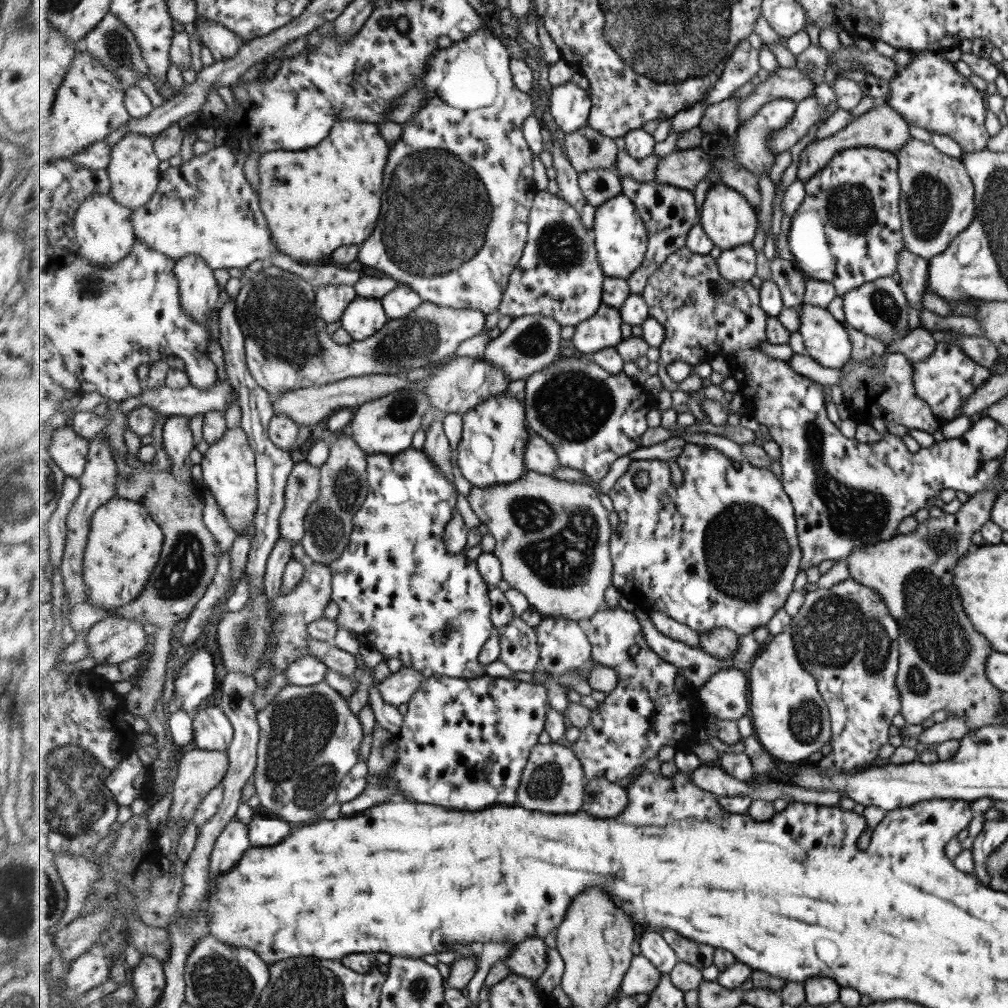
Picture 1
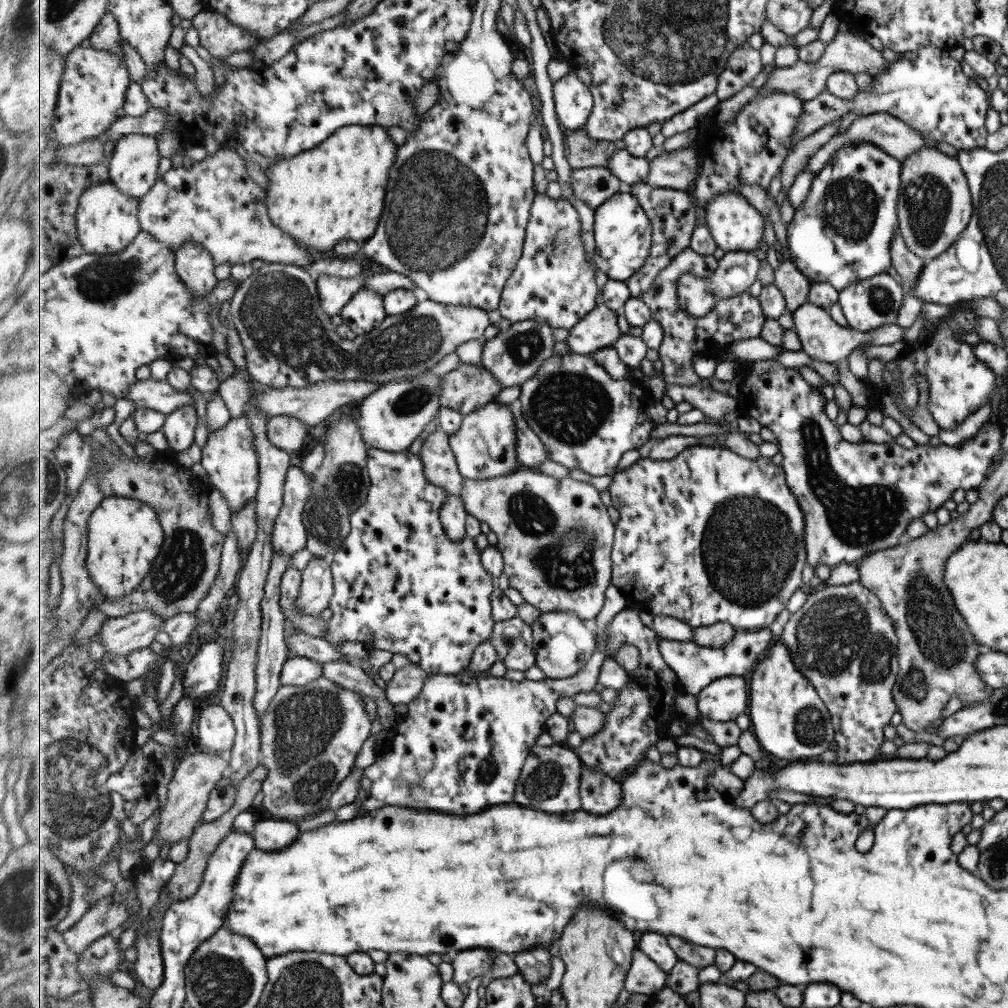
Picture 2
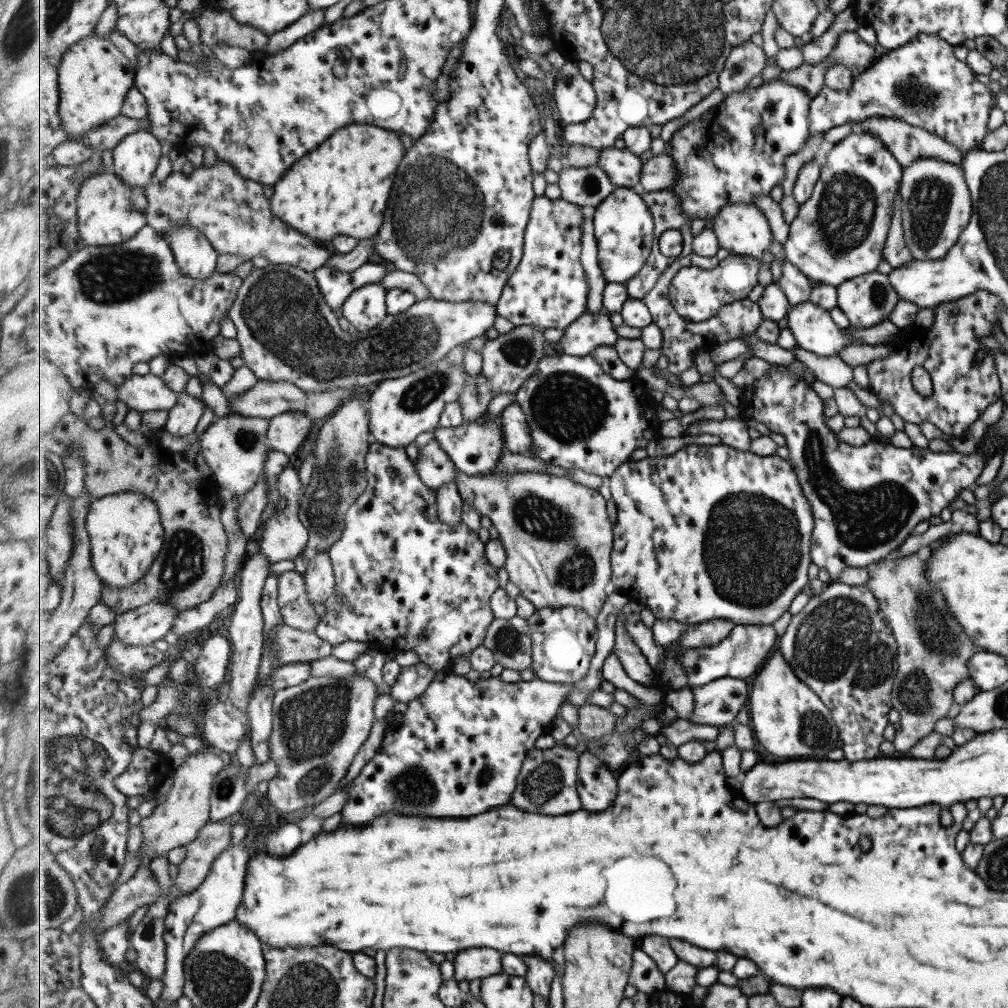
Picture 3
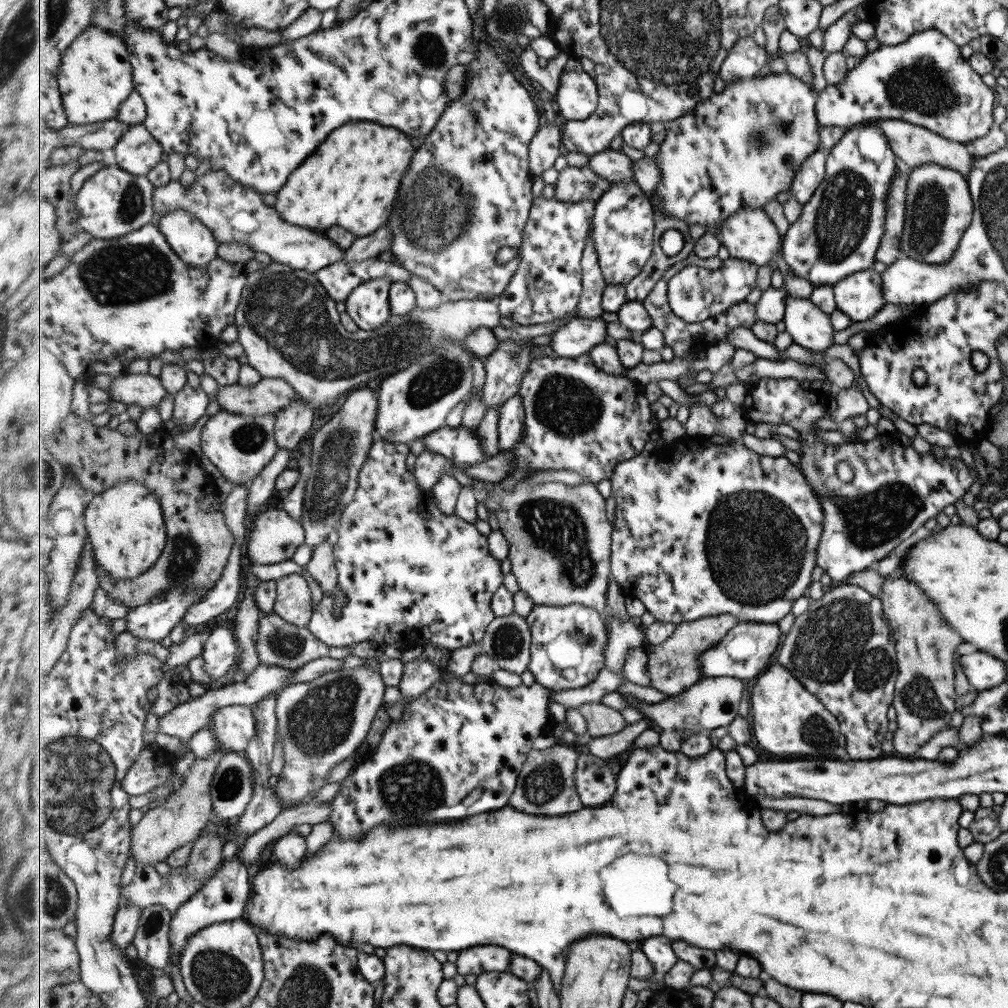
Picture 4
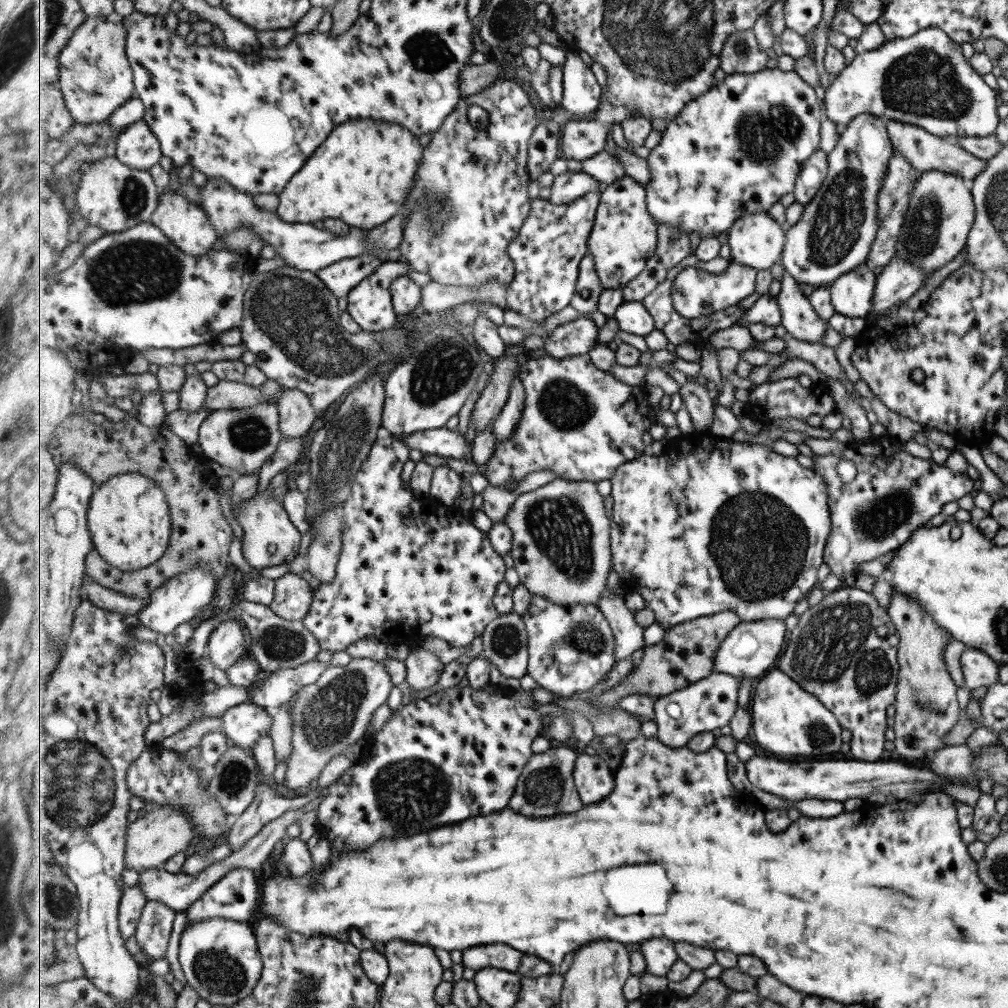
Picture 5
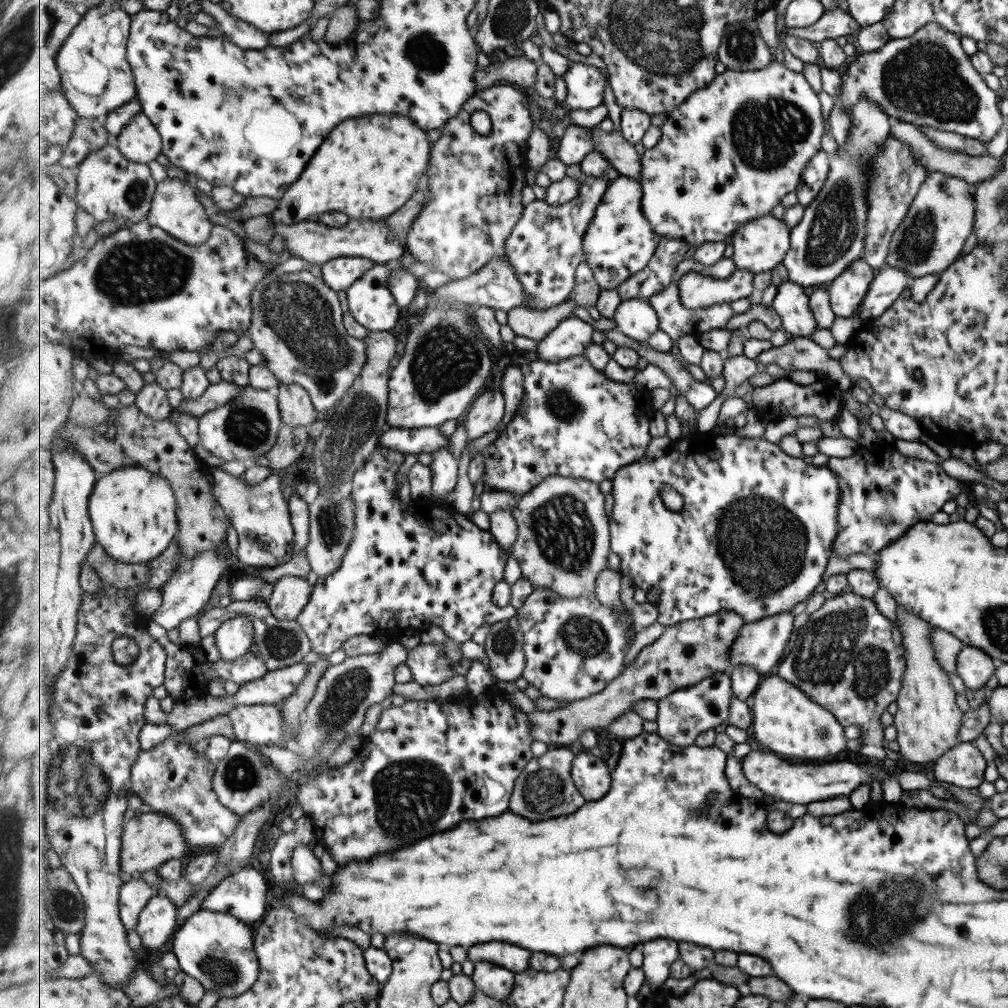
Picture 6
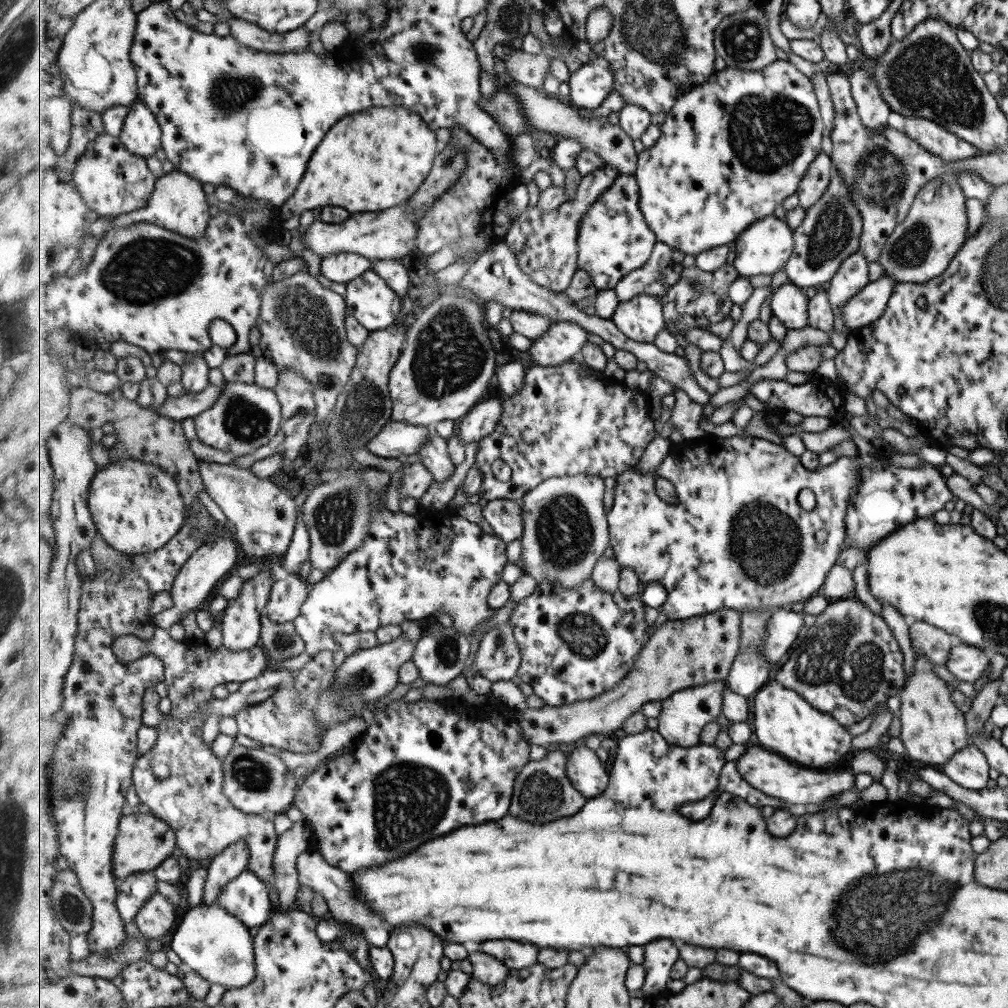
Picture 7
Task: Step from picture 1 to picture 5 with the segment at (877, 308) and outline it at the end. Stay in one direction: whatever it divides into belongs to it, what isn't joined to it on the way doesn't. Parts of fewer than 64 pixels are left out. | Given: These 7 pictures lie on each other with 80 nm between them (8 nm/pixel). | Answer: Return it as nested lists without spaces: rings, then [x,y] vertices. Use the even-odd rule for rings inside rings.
[[[866,262],[827,286],[834,312],[851,319],[865,319],[871,309],[875,278],[872,267]]]

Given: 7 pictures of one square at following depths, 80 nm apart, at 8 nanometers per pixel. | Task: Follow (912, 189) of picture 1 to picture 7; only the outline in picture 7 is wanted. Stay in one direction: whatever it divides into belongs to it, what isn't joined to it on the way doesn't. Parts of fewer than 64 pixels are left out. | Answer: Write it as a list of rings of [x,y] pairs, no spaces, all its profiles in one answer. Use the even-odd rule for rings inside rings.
[[[944,172],[930,178],[915,195],[905,218],[887,237],[878,260],[882,270],[895,282],[920,284],[942,274],[965,242],[967,232],[966,196],[956,173]]]

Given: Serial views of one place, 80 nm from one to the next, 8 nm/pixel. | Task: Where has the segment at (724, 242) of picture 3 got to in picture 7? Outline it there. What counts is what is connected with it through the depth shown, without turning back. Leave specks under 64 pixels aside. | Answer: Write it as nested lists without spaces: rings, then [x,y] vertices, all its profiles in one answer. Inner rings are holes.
[[[773,214],[754,222],[744,233],[741,233],[735,246],[733,263],[737,267],[739,276],[751,279],[763,274],[773,275],[785,268],[795,250],[794,229],[787,224],[786,220]]]

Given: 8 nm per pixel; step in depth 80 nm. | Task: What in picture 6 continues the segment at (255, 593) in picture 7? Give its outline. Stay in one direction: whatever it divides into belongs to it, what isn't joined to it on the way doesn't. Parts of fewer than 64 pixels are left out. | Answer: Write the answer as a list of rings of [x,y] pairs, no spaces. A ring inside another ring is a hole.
[[[240,614],[223,623],[214,633],[220,658],[231,662],[255,648],[255,627],[250,616]]]

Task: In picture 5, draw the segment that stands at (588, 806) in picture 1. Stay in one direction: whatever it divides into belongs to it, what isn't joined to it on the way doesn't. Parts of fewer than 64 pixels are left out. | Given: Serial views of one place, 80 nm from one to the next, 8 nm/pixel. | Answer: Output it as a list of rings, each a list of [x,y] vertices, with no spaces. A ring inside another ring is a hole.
[[[582,753],[577,759],[574,771],[576,786],[584,805],[605,801],[616,786],[615,772],[599,756]]]

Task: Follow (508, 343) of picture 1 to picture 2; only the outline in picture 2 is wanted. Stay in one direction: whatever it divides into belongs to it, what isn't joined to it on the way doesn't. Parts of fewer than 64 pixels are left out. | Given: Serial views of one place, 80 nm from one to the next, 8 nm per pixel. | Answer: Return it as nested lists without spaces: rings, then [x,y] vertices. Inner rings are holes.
[[[537,320],[513,323],[512,328],[486,341],[483,348],[482,365],[490,370],[505,388],[517,386],[517,384],[521,386],[537,374],[545,361],[556,355],[553,348],[555,348],[555,336],[549,324],[537,322]]]

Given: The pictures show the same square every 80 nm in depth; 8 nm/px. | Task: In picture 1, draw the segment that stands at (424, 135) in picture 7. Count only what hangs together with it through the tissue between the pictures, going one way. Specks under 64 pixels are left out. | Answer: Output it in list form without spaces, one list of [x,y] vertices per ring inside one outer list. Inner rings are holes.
[[[348,120],[337,123],[329,136],[312,149],[278,150],[253,160],[251,170],[259,179],[260,205],[280,252],[303,264],[317,265],[329,261],[342,246],[363,245],[374,233],[381,218],[381,194],[391,152],[392,147],[381,136],[376,123]]]

